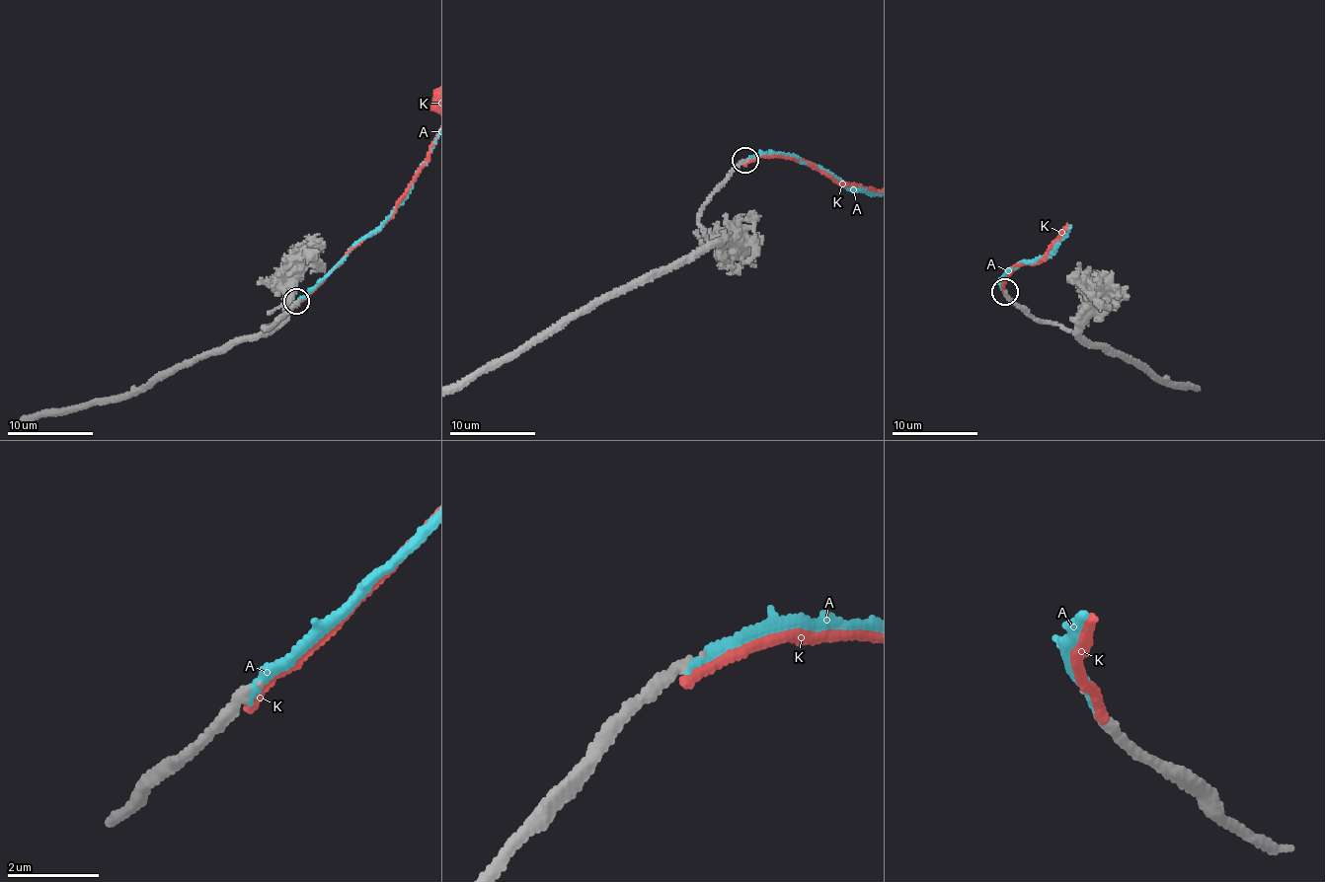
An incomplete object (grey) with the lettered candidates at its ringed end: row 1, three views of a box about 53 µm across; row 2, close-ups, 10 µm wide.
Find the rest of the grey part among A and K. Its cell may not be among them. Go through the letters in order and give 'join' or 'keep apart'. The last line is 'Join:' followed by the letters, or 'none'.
A: join
K: keep apart
Join: A

